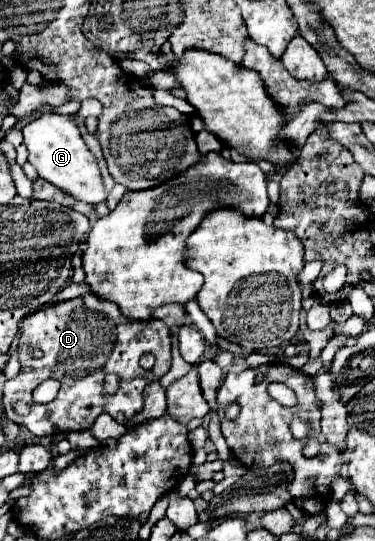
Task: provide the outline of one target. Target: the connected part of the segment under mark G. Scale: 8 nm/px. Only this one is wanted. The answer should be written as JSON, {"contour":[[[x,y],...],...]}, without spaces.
{"contour":[[[44,114],[34,122],[24,126],[24,144],[28,148],[28,162],[38,170],[38,176],[48,180],[50,184],[58,186],[66,194],[82,200],[86,204],[100,204],[108,198],[102,182],[102,174],[94,154],[84,144],[80,130],[72,116],[58,116],[58,114]]]}

